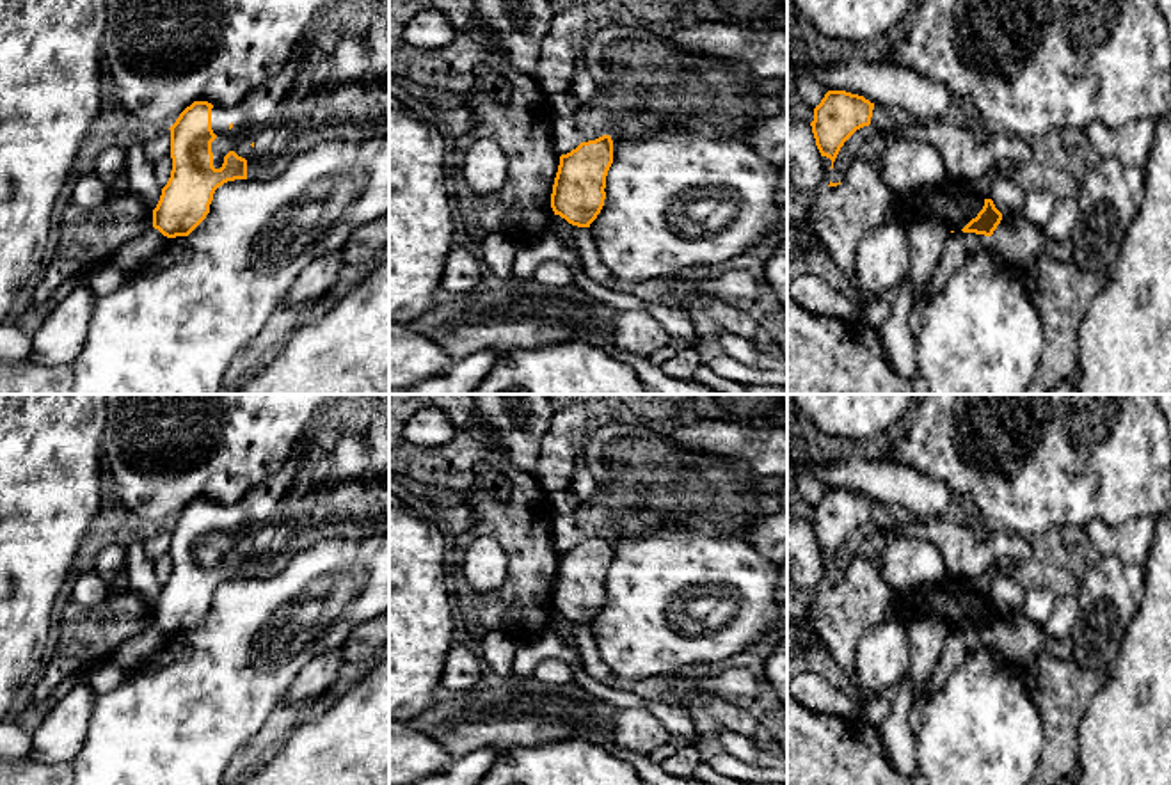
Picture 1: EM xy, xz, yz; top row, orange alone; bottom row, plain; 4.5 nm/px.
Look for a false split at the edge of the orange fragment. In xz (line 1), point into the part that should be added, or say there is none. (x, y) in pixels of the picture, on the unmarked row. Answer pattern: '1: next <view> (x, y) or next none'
1: next none

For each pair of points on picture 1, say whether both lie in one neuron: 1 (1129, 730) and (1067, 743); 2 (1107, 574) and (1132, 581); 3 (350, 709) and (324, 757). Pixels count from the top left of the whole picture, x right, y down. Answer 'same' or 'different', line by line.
1: different
2: same
3: same

